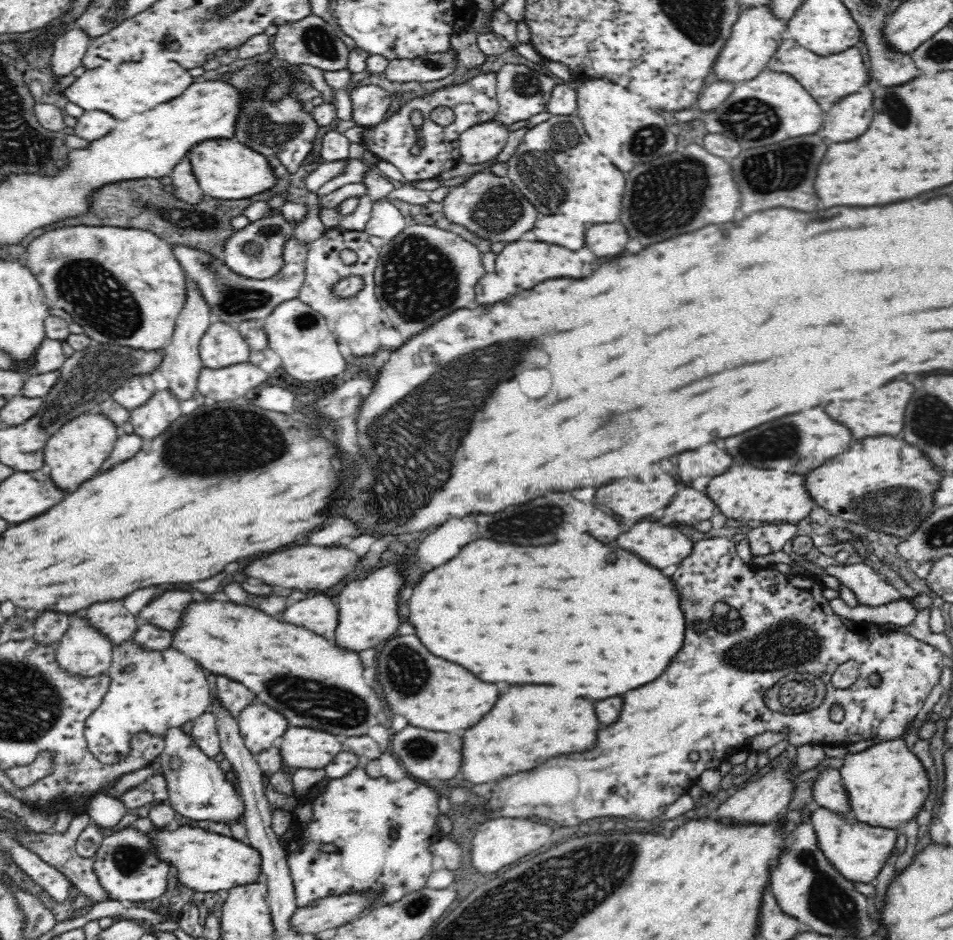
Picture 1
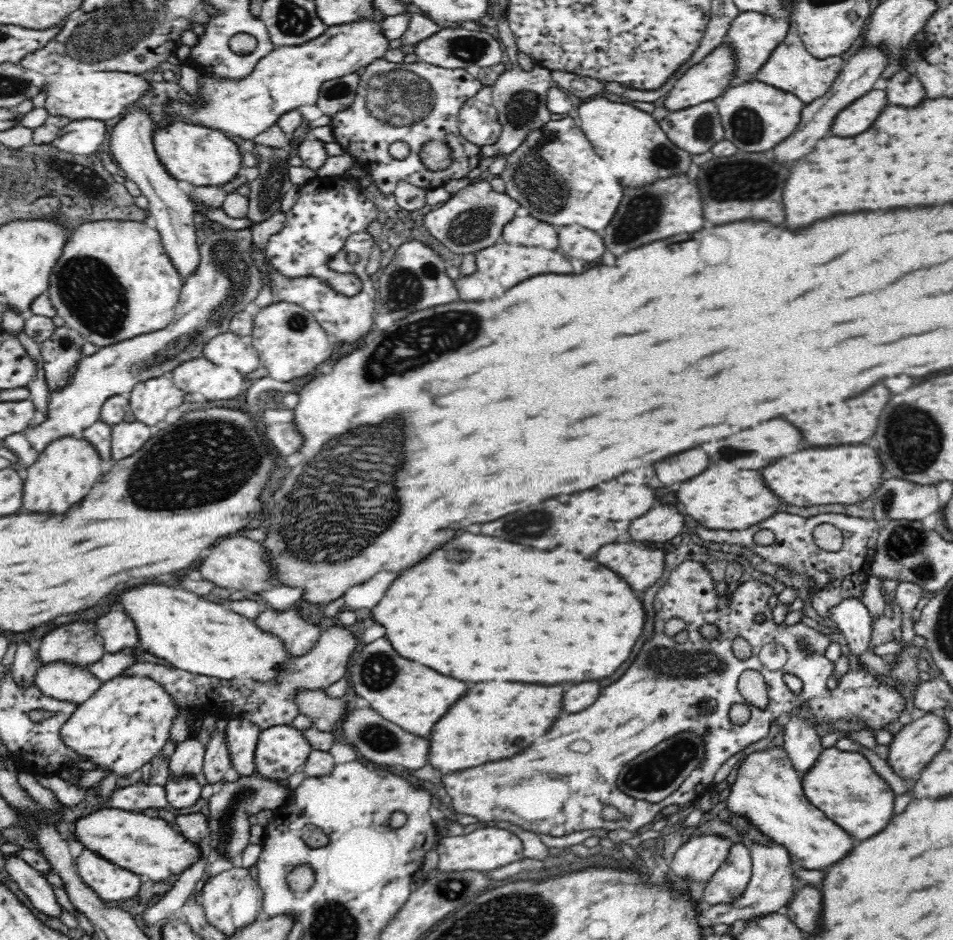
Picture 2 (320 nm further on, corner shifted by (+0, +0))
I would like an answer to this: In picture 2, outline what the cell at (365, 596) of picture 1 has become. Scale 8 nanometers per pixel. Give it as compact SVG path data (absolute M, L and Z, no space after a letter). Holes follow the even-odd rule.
M338 626L324 629L318 642L305 654L292 657L282 662L276 670L276 676L266 682L258 682L251 678L232 678L222 680L204 675L192 674L174 666L159 663L141 662L134 663L124 668L121 674L126 677L150 678L164 687L164 691L176 703L176 716L172 718L172 726L168 732L168 741L177 746L185 740L195 738L191 734L191 720L200 720L210 715L214 718L246 719L256 723L261 729L271 726L290 725L301 713L296 702L296 697L304 691L324 691L328 686L338 682L346 674L348 658L358 649L358 640L350 630Z

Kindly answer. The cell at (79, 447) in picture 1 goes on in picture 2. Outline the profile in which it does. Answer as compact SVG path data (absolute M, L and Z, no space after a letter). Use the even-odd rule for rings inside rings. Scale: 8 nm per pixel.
M62 437L53 440L38 455L36 462L26 469L26 476L22 482L22 506L19 512L64 514L68 508L72 508L76 502L80 502L88 490L96 484L102 476L102 459L96 453L94 446L82 438Z

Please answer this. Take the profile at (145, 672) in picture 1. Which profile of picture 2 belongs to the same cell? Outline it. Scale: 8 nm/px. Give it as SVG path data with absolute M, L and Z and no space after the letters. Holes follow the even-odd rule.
M118 675L103 683L100 690L97 690L86 702L77 706L72 716L62 724L60 739L69 750L81 756L82 760L96 765L96 769L109 770L111 774L108 776L125 778L150 763L168 742L168 732L170 732L172 718L176 716L176 712L178 709L176 709L174 699L164 691L160 683L150 678L136 677L136 675L133 677Z

